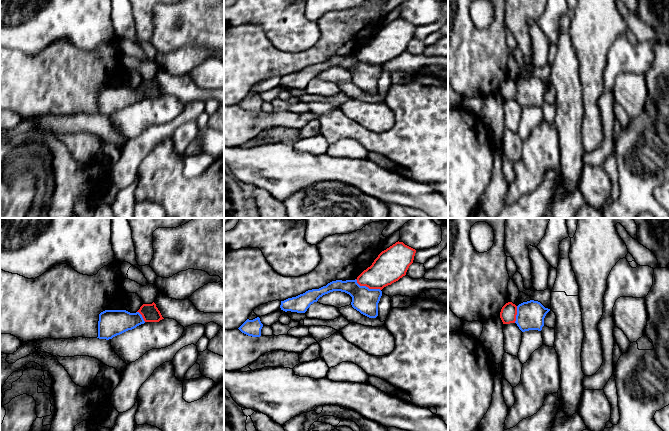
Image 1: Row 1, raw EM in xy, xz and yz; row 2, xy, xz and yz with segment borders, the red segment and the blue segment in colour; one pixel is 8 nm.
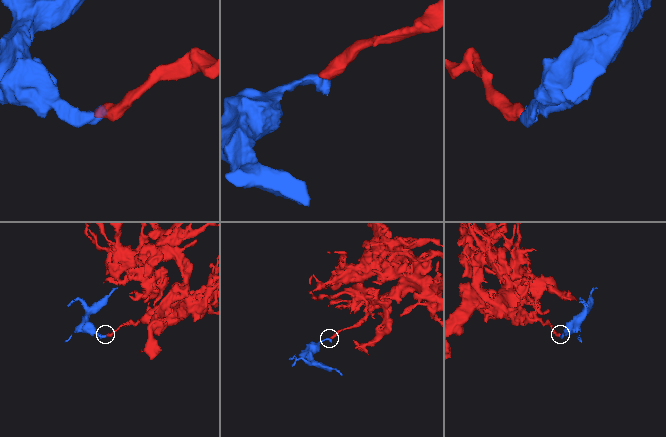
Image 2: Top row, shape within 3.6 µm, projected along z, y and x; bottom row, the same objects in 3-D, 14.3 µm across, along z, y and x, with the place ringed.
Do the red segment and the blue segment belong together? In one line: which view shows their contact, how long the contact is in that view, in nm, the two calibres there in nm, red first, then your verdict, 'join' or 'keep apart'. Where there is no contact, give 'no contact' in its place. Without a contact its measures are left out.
meets red in xz; contact 220 nm long; 260 nm thick on the red side, 200 nm on the other; keep apart

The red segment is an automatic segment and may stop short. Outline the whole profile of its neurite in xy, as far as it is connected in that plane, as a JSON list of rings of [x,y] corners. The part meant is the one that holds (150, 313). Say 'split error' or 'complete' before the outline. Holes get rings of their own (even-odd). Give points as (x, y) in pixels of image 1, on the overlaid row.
complete; [[[154,302],[143,304],[137,312],[142,315],[145,322],[159,322],[164,319]]]

